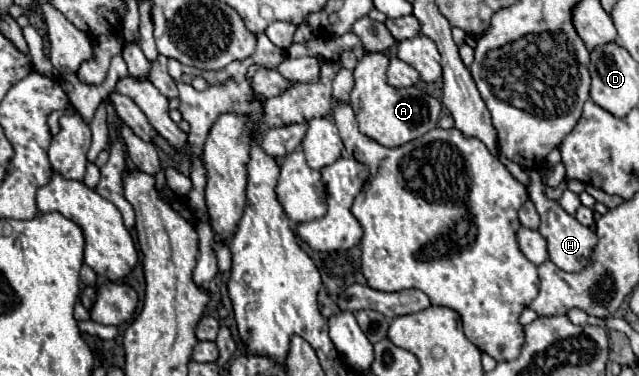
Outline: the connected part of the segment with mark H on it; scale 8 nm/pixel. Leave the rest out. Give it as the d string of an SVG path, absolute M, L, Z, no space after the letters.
M533 169L533 171L529 173L527 191L529 191L529 199L535 203L535 209L537 209L539 217L541 217L539 233L541 233L541 235L545 237L545 241L547 241L549 259L551 259L559 269L563 269L563 271L567 271L567 273L577 273L577 271L585 269L585 265L589 265L589 257L591 257L591 253L593 253L593 249L595 249L595 245L597 245L597 235L595 235L589 227L581 225L573 215L565 213L563 207L561 207L557 201L553 201L553 199L549 199L549 197L545 195L545 183L543 183L543 173L541 173L541 171Z

